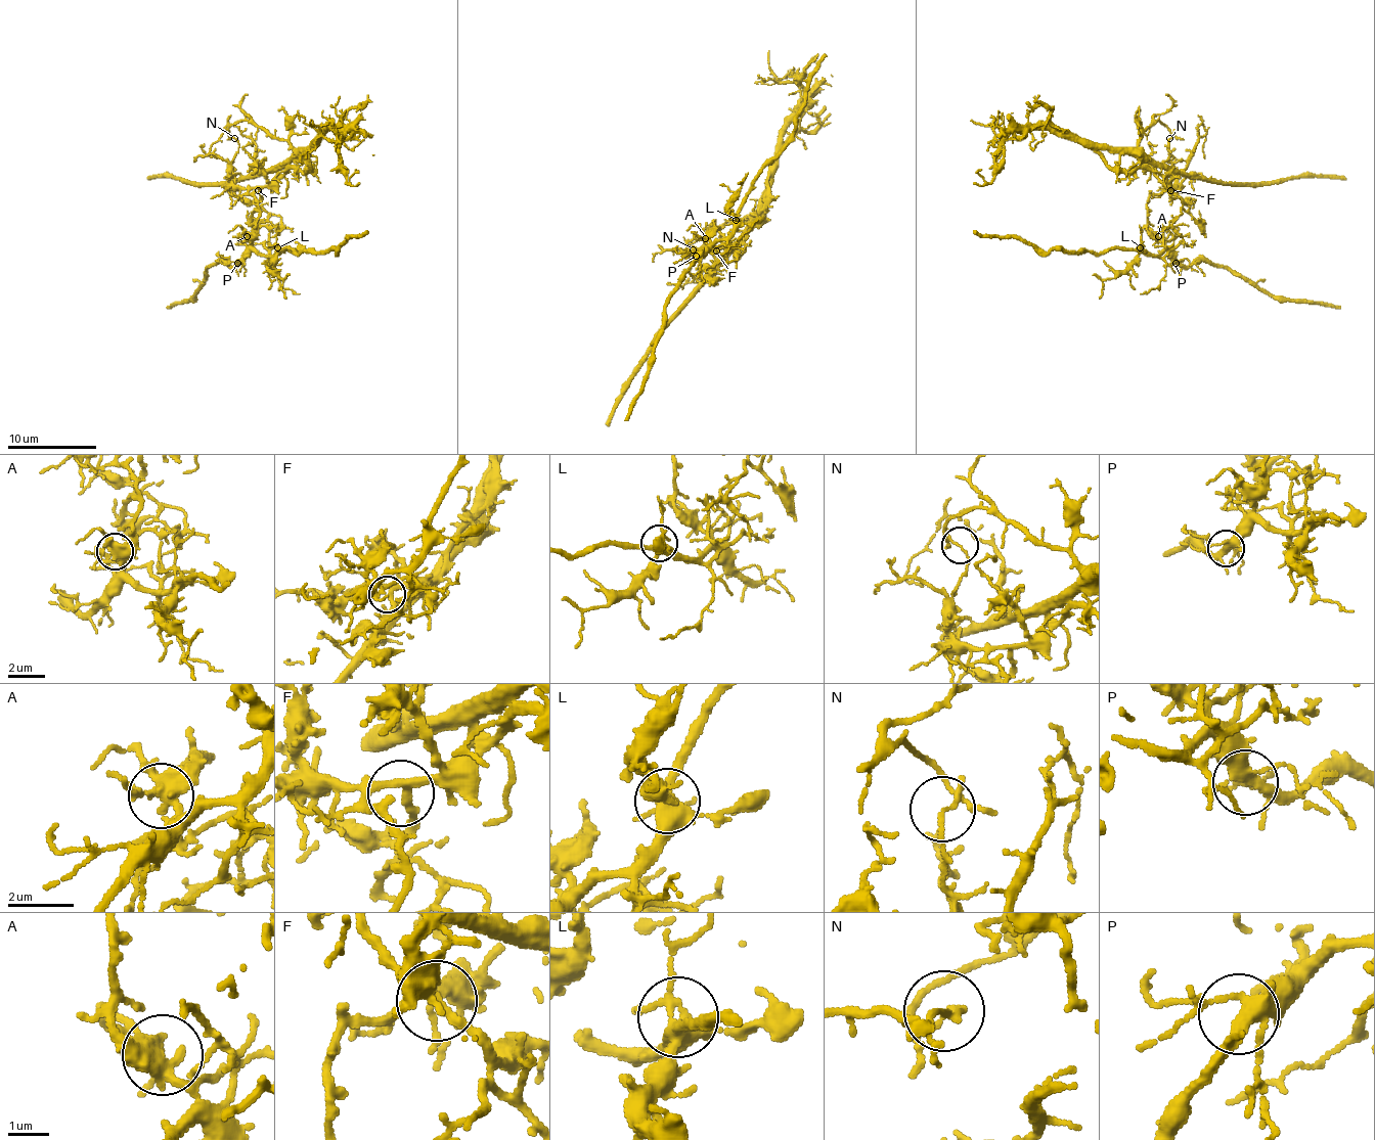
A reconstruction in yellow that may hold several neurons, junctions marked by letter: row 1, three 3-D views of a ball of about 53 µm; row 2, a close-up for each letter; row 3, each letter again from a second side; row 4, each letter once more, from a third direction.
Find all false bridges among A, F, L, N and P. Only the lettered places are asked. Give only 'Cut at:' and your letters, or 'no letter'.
Cut at: A, N

